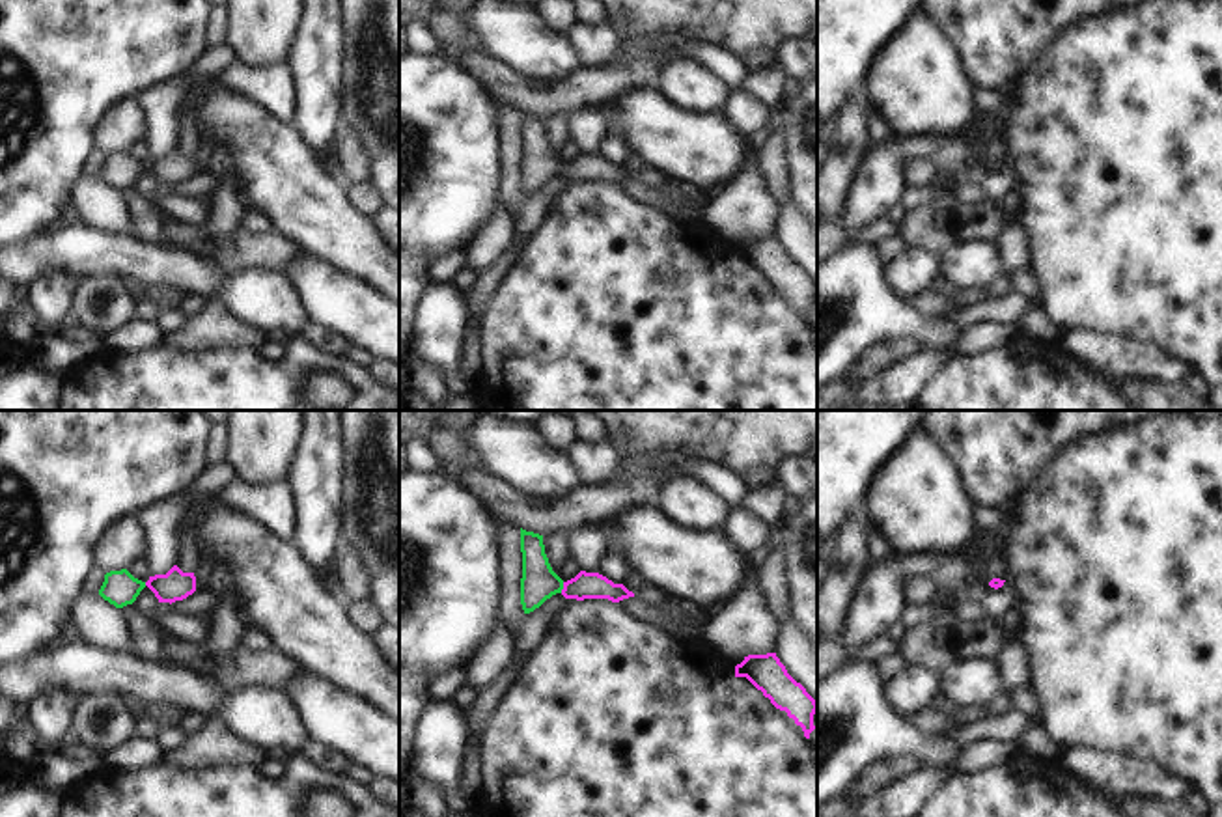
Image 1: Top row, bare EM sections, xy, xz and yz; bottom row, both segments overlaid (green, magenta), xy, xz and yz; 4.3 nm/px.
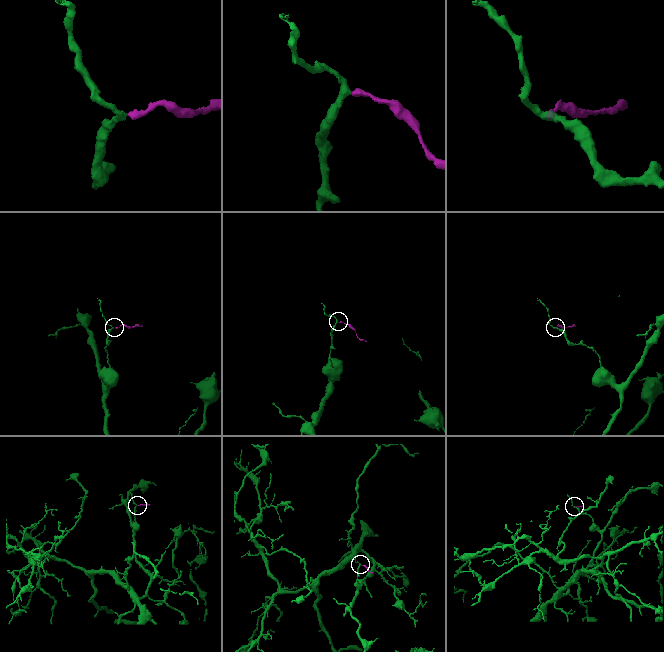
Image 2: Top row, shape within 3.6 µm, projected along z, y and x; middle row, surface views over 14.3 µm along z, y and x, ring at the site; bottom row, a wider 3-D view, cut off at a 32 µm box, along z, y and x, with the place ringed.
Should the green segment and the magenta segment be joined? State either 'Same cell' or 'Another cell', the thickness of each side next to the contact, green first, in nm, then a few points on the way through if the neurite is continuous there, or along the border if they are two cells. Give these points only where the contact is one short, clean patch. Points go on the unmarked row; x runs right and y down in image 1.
Same cell. Thickness 160 nm (green) against 110 nm. Path across: xz (540, 165), (562, 170), (581, 170), (584, 166)

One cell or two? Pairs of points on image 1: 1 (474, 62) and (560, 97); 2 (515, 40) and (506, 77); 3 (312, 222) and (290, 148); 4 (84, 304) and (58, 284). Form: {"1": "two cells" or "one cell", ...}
{"1": "one cell", "2": "two cells", "3": "one cell", "4": "two cells"}

